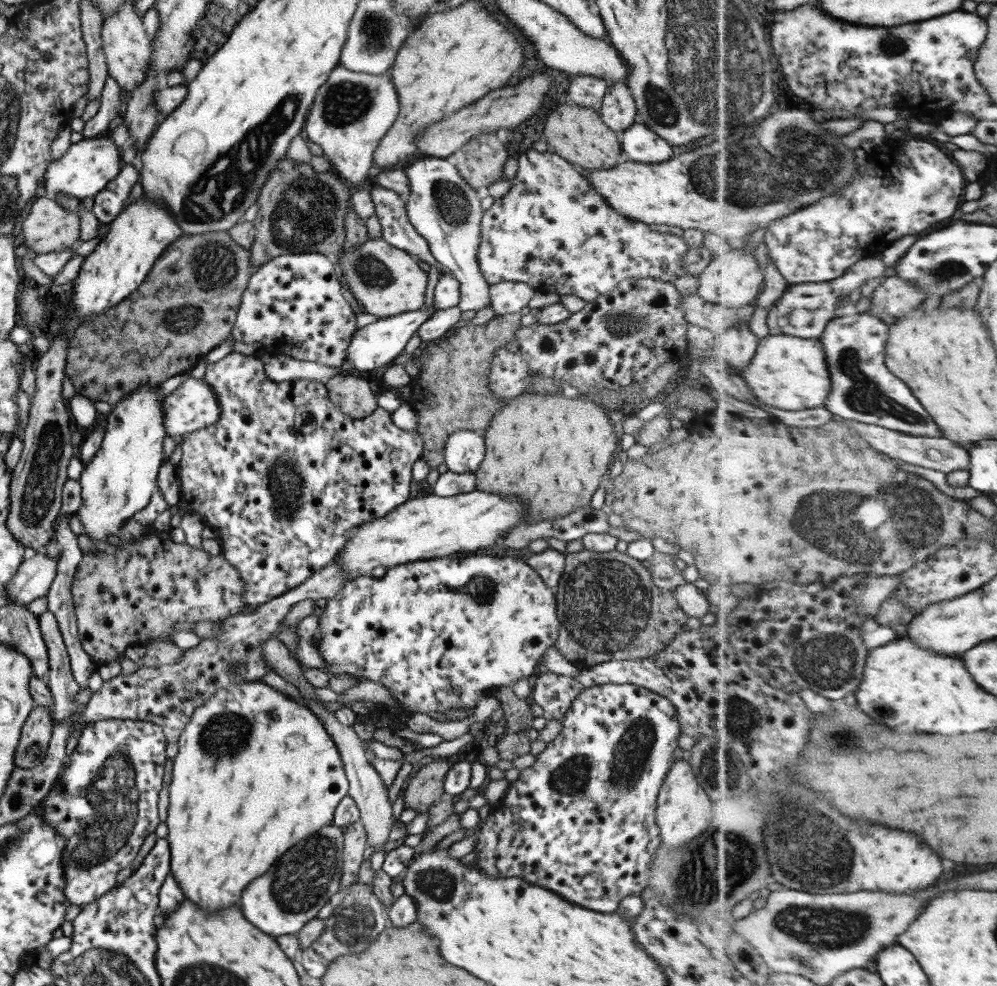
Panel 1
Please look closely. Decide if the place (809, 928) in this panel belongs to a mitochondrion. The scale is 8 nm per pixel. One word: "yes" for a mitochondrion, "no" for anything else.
yes

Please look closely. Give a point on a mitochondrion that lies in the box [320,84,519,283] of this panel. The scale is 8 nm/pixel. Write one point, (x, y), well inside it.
(452, 205)

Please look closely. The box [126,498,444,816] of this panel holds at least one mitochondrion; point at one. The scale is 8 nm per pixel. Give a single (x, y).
(220, 739)

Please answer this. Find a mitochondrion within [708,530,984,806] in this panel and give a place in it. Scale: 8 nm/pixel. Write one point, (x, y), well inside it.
(828, 662)

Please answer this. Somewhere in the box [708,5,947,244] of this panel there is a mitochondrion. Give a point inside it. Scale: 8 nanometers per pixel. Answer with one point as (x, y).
(889, 44)

